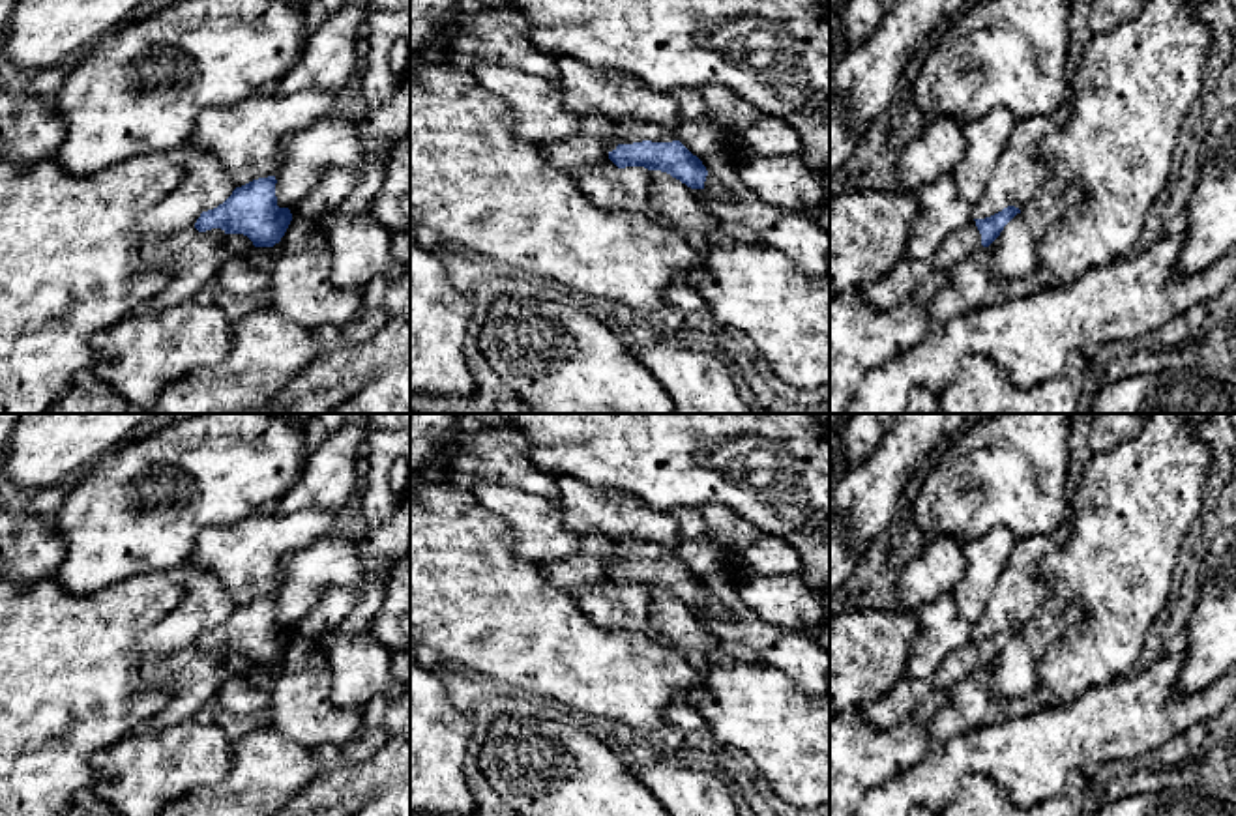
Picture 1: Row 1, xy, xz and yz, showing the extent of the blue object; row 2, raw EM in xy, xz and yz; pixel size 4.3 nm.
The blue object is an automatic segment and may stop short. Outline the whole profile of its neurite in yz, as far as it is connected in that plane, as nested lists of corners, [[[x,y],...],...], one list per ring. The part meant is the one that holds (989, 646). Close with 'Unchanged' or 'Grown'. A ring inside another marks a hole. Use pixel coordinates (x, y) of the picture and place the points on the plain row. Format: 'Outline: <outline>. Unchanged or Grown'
Outline: [[[1008,625],[991,636],[968,640],[951,651],[929,678],[912,679],[905,676],[890,694],[863,704],[858,709],[860,717],[876,728],[890,728],[905,721],[929,694],[949,691],[989,666],[1017,633],[1021,633],[1019,627]]]. Grown

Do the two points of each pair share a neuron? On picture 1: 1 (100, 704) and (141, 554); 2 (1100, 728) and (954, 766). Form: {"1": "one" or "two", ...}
{"1": "two", "2": "one"}

